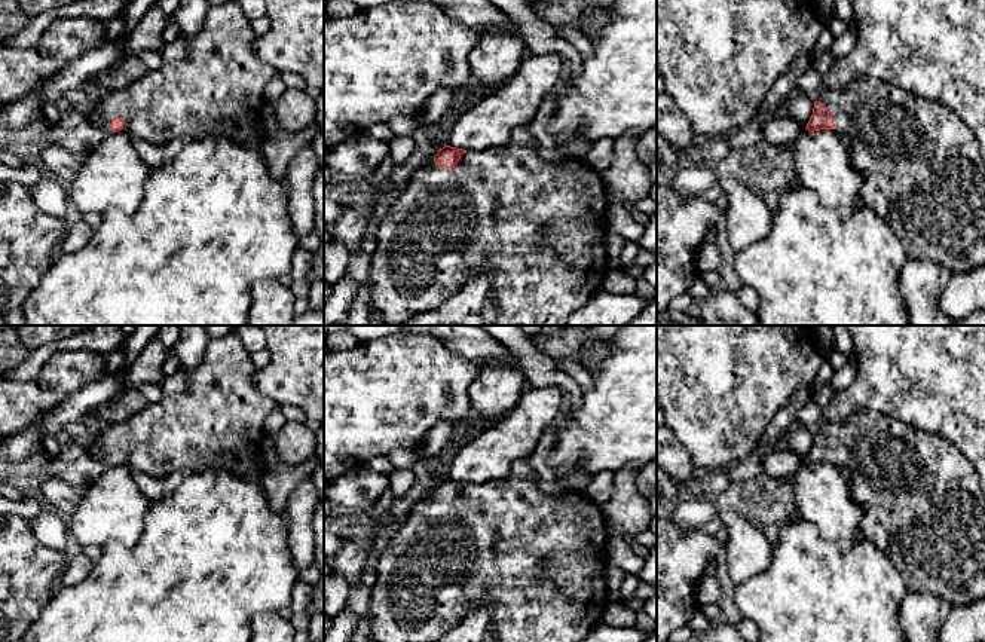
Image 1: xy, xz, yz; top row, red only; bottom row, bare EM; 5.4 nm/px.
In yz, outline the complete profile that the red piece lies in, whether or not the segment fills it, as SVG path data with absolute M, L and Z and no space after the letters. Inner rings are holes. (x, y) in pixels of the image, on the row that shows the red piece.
M863 77L842 88L825 89L814 97L813 114L807 123L810 132L832 129L845 134L850 140L850 162L856 171L863 174L862 201L875 214L884 218L902 241L908 259L930 260L951 270L951 273L964 273L985 265L985 166L981 158L981 149L973 131L946 106L921 98L905 89L882 82L875 77Z

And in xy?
M238 0L209 6L198 33L180 34L163 45L157 70L147 71L126 88L107 92L85 114L95 126L107 125L113 132L125 131L155 146L177 137L202 140L214 135L261 150L267 137L260 126L266 103L263 91L278 71L257 56L256 39Z

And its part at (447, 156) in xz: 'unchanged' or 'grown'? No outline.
grown

